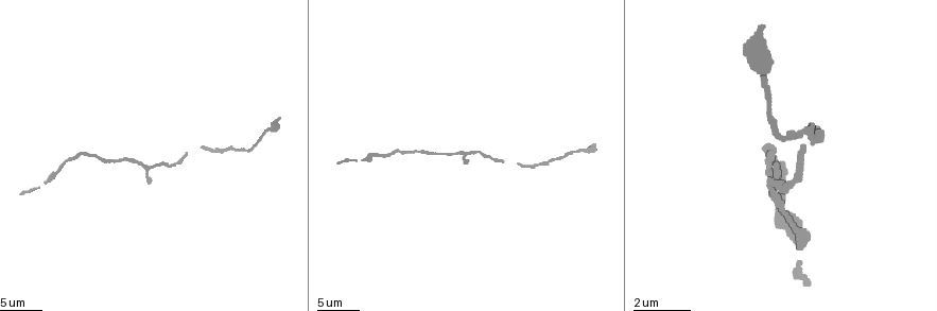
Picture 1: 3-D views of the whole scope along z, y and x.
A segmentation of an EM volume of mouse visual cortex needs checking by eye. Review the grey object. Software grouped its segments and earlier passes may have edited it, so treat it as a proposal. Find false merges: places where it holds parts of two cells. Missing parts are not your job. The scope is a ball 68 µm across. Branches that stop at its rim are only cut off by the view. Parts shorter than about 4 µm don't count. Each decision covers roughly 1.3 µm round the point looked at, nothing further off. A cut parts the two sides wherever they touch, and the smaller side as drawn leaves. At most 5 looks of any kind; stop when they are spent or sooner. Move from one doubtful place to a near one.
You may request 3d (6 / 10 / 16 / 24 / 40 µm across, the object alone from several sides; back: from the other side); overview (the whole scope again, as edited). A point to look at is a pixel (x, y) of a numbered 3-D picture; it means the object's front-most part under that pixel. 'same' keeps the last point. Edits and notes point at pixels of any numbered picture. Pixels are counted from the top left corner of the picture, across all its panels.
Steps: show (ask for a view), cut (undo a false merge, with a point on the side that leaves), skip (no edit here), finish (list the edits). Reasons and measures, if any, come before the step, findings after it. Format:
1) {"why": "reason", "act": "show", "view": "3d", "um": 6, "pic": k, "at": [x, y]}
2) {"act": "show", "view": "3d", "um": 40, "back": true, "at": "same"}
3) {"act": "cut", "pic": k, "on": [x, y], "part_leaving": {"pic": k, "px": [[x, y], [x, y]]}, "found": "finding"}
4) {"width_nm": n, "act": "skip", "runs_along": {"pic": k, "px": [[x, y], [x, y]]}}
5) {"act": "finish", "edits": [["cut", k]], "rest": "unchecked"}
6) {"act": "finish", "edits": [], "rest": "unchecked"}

{"why": "calibre changes", "act": "show", "view": "3d", "um": 10, "pic": 1, "at": [812, 135]}

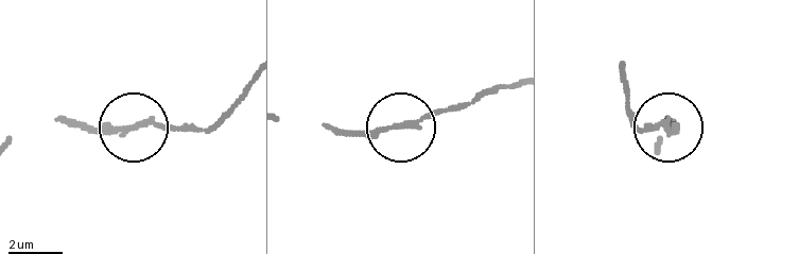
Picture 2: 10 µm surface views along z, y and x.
{"act": "skip", "found": "all the same cell"}

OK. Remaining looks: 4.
{"why": "sudden change in width", "act": "show", "view": "3d", "um": 6, "pic": 1, "at": [184, 159]}

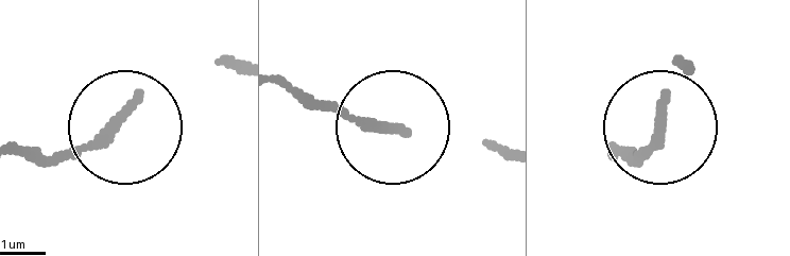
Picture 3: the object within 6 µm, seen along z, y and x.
{"act": "skip", "runs_along": {"pic": 3, "px": [[614, 156], [652, 140], [671, 56]]}, "found": "continuous, no second cell"}

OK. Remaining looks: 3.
{"act": "show", "view": "3d", "um": 16, "pic": 1, "at": [467, 152]}

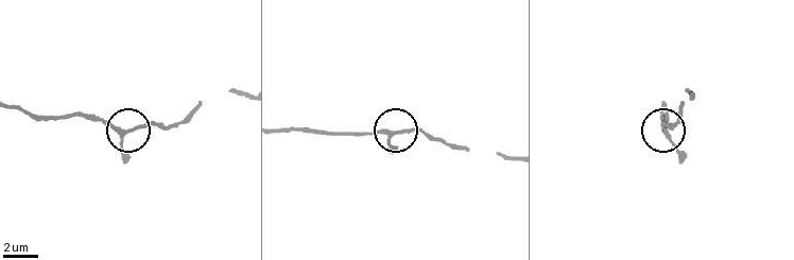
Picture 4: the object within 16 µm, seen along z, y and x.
{"act": "show", "view": "3d", "um": 6, "pic": 4, "at": [664, 134]}

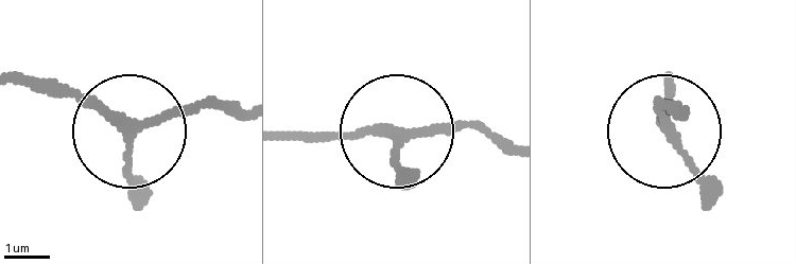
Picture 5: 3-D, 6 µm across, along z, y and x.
{"arms": 3, "act": "skip", "runs_along": {"pic": 5, "px": [[139, 125], [120, 128], [18, 87]]}, "found": "all the same cell"}

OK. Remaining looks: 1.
{"act": "finish", "edits": [], "rest": "unchecked"}

